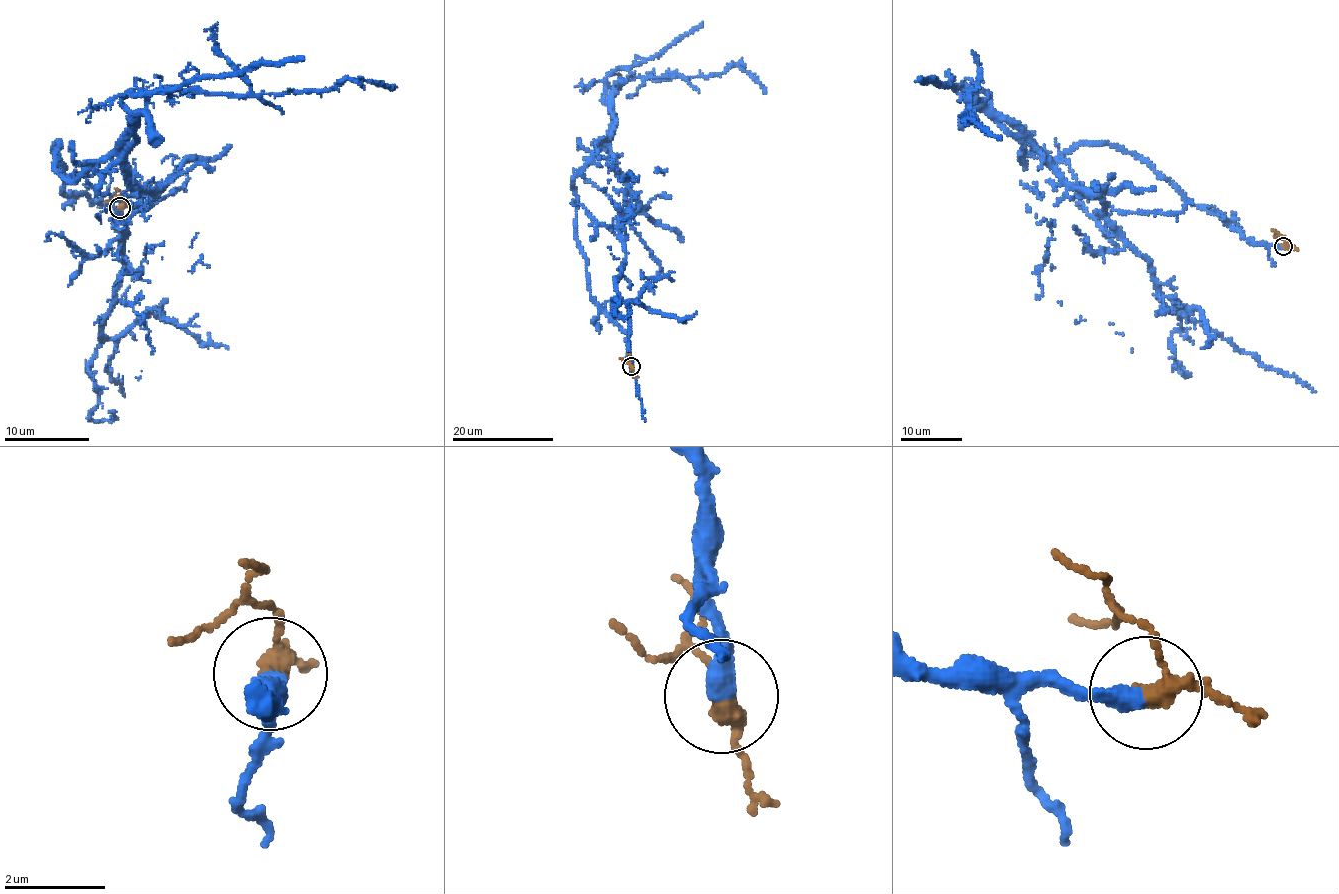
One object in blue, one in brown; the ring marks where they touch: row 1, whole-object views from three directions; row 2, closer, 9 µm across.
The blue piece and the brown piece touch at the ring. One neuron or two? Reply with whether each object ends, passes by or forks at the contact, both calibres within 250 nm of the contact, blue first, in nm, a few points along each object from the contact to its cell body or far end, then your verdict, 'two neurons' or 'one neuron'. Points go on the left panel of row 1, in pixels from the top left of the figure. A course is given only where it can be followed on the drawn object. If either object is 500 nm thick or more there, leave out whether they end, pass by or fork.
blue ends; brown passes by; calibres 440 and 300 nm; course blue (120, 207), (64, 193), (53, 147), (63, 176), (133, 204), (102, 336), (117, 338), (106, 368), (124, 396); course brown (119, 207), (121, 200), (118, 196), (104, 202); one neuron

